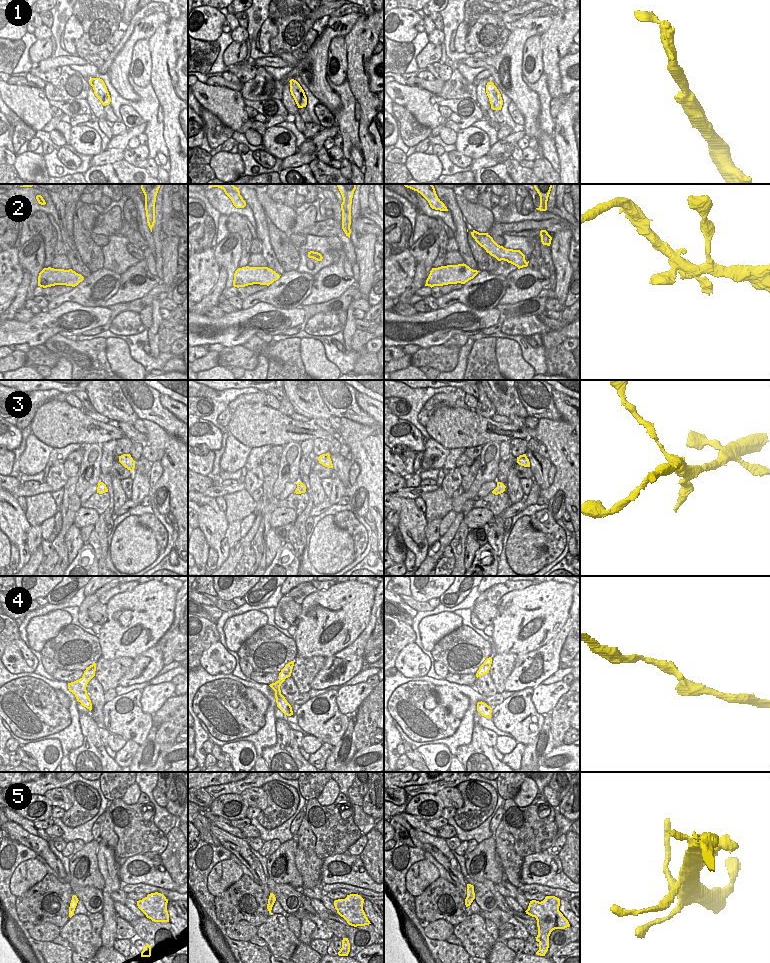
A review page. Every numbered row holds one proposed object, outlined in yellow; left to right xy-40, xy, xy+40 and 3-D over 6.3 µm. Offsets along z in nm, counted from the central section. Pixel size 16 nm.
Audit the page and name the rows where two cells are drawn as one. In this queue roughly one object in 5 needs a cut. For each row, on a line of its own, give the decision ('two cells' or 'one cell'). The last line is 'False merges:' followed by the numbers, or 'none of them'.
1: one cell
2: one cell
3: one cell
4: one cell
5: two cells
False merges: 5

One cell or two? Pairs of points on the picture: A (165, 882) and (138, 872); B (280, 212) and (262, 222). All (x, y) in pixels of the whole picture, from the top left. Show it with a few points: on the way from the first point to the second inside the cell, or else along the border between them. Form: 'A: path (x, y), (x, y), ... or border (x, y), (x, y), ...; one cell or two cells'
A: path (158, 876), (154, 873), (145, 872); one cell
B: border (257, 198), (269, 220); two cells

